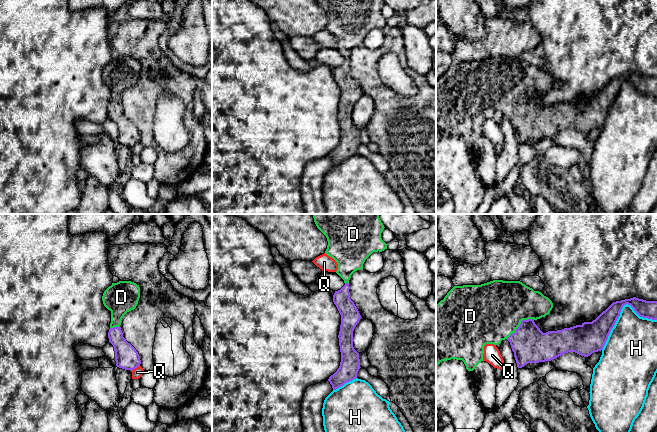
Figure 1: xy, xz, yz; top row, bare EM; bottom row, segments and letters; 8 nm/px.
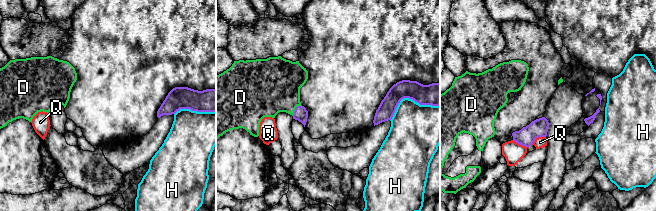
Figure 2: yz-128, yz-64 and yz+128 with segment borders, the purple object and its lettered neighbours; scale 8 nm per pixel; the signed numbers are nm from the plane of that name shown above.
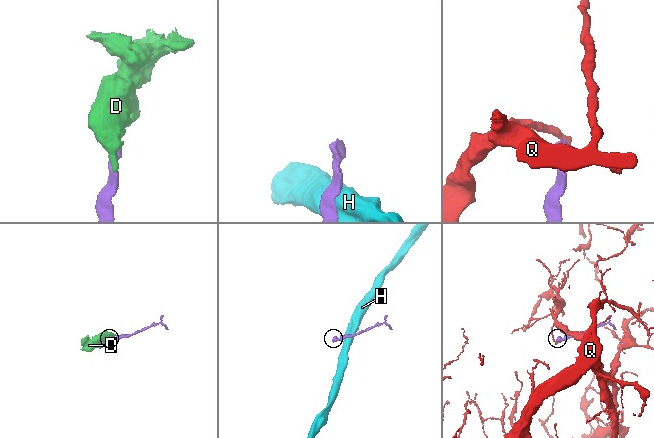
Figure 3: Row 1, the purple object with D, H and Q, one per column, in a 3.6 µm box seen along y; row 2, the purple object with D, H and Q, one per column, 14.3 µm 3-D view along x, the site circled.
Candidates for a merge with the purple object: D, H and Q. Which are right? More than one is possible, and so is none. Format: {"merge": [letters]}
{"merge": ["D"]}

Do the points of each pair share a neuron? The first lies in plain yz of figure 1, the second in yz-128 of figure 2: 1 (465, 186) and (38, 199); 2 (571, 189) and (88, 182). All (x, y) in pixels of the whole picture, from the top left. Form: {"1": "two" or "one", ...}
{"1": "two", "2": "one"}

